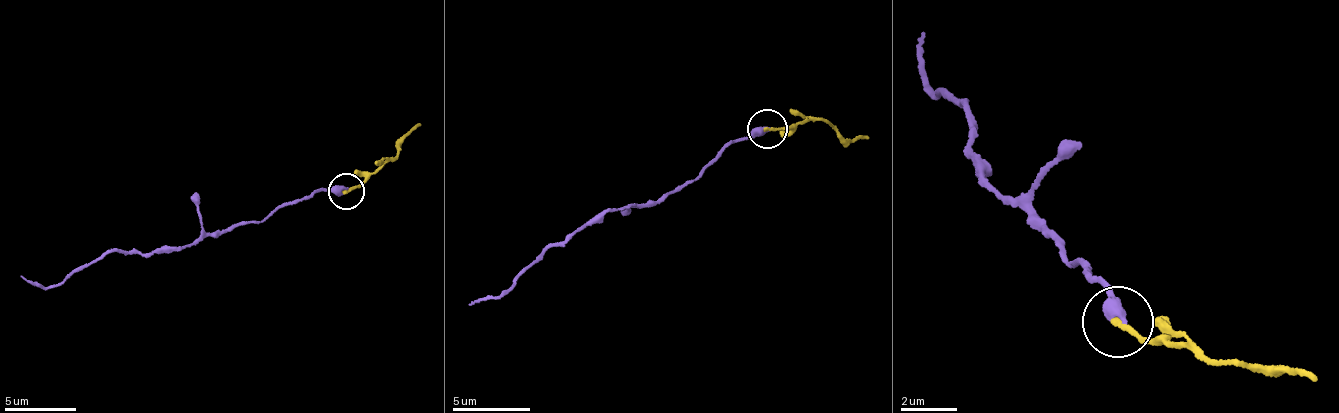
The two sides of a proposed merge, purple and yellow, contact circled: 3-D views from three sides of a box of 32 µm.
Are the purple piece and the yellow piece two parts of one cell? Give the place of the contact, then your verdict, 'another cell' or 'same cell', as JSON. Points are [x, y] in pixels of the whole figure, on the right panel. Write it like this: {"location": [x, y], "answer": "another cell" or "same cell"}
{"location": [1117, 322], "answer": "another cell"}

